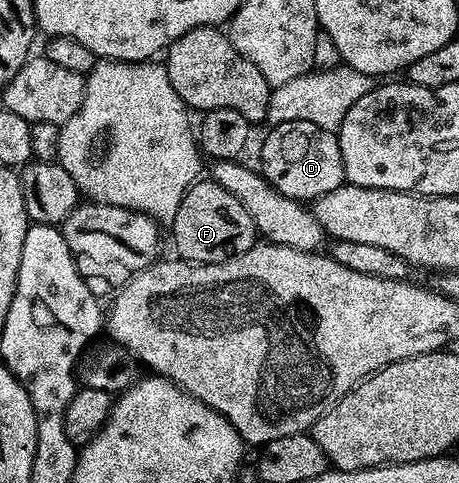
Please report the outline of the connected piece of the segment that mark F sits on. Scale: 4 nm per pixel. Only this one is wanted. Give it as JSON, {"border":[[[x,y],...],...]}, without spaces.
{"border":[[[210,177],[199,178],[197,183],[191,184],[188,193],[180,199],[180,209],[176,209],[176,217],[169,224],[168,231],[174,234],[173,254],[188,263],[223,263],[225,259],[243,255],[256,242],[254,222],[252,217],[248,217],[248,209],[244,209],[244,205],[240,205],[224,185],[215,183]]]}

